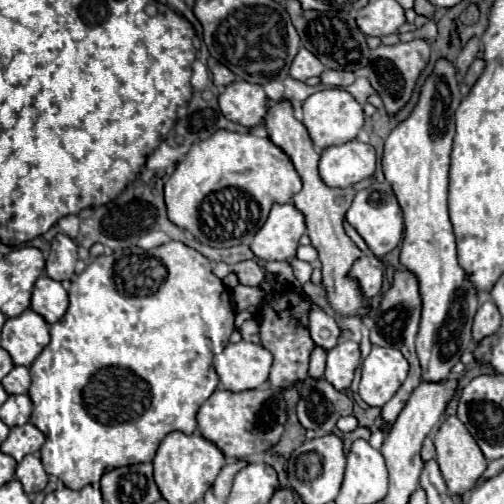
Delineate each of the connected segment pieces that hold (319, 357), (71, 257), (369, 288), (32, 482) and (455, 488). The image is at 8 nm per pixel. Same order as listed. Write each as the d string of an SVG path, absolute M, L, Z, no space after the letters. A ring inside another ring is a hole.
M316 347L312 357L310 357L310 377L314 377L318 381L318 377L324 377L324 363L326 363L326 353Z
M58 233L50 243L50 253L46 257L46 275L54 281L66 283L74 275L74 265L78 259L78 247L68 237Z
M376 255L360 257L354 263L352 273L358 279L366 299L372 299L374 295L380 293L380 287L382 287L382 281L384 281L384 265Z
M26 455L18 467L16 467L16 479L22 483L24 491L30 493L38 493L48 485L48 475L38 459L38 455Z
M458 417L444 419L444 423L434 433L434 447L436 447L436 461L440 465L444 481L446 481L448 491L452 495L470 491L476 485L476 481L480 479L480 475L484 473L486 465L488 465L480 447L478 447L478 443L474 441L474 437L468 433L468 429L464 427L464 423Z

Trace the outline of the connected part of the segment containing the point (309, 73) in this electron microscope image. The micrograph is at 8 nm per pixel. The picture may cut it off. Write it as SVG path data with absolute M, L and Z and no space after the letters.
M300 47L298 55L296 55L294 61L292 61L290 75L292 75L294 79L298 79L298 77L306 77L306 79L308 79L308 77L318 77L322 71L324 71L324 65L322 65L308 49Z

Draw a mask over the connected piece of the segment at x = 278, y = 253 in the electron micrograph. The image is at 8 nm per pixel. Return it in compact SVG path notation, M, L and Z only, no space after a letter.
M274 205L266 223L250 243L250 251L262 261L284 261L296 255L300 237L304 235L304 215L292 205Z

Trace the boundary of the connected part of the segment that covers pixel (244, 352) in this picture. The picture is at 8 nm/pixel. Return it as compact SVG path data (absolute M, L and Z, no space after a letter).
M248 341L228 343L226 349L214 357L214 369L222 387L234 393L246 389L260 389L268 381L272 355L262 347Z

